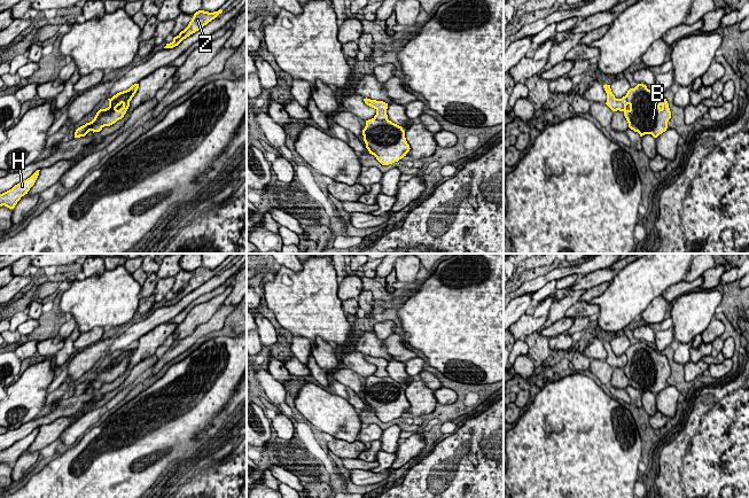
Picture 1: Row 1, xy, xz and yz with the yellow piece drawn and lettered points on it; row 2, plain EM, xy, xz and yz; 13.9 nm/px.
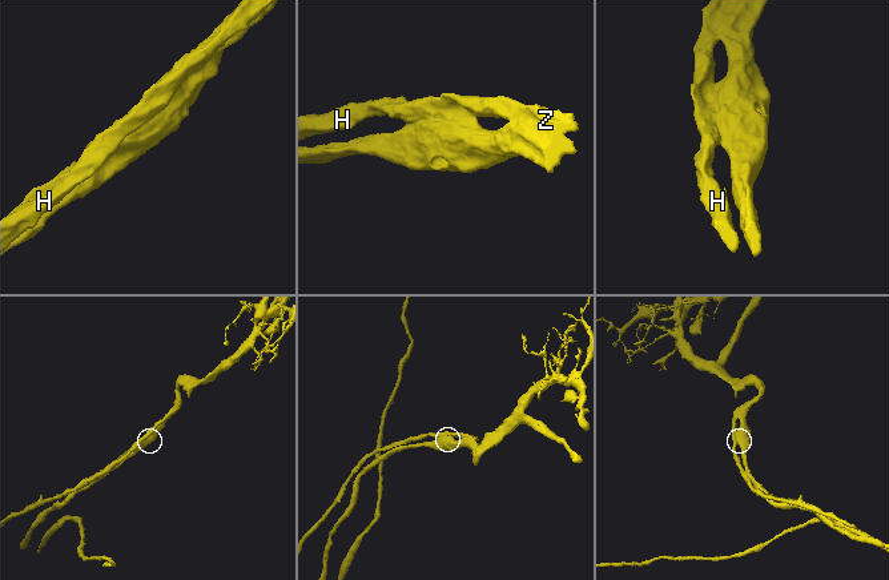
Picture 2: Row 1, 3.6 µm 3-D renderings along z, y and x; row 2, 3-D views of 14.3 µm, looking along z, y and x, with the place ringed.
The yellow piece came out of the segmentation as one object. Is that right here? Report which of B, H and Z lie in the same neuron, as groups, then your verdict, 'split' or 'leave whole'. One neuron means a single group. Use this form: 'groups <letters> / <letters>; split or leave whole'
groups B H Z; leave whole

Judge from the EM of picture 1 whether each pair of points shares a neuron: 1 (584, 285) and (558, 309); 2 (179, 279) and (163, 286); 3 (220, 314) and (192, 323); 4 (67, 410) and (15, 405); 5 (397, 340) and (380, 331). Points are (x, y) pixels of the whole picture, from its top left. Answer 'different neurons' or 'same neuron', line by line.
1: same neuron
2: same neuron
3: different neurons
4: different neurons
5: different neurons

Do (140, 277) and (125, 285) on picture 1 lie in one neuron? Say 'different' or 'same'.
different

